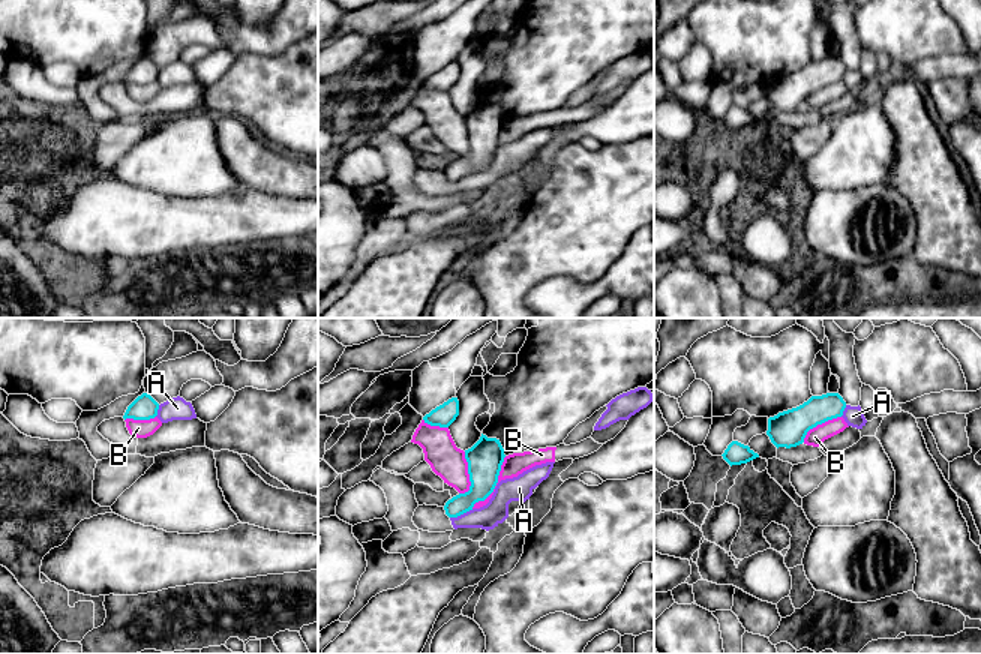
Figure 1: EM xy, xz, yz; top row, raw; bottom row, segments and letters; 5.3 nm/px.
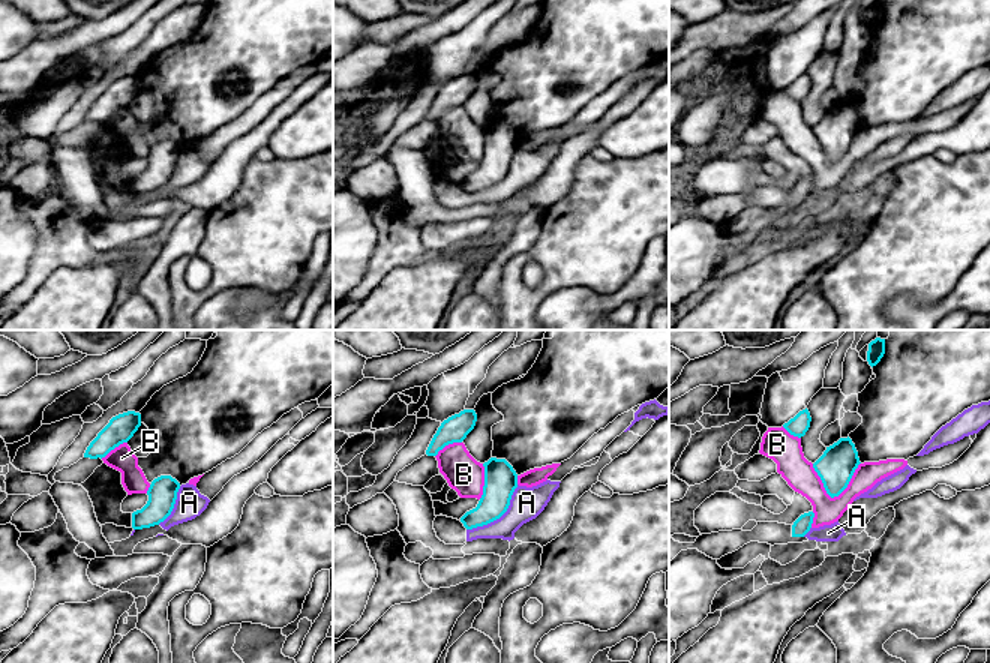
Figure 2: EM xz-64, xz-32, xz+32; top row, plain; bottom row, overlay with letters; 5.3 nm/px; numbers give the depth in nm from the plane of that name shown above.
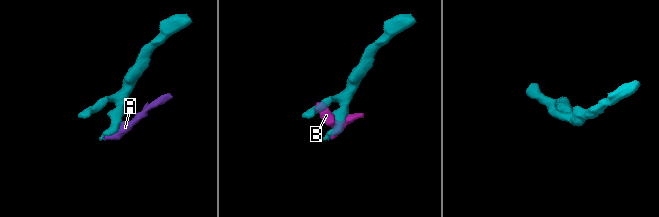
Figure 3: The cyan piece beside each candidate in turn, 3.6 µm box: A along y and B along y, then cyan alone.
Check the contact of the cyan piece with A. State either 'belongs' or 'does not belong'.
does not belong

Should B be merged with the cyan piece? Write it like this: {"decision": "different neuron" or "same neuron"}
{"decision": "different neuron"}

